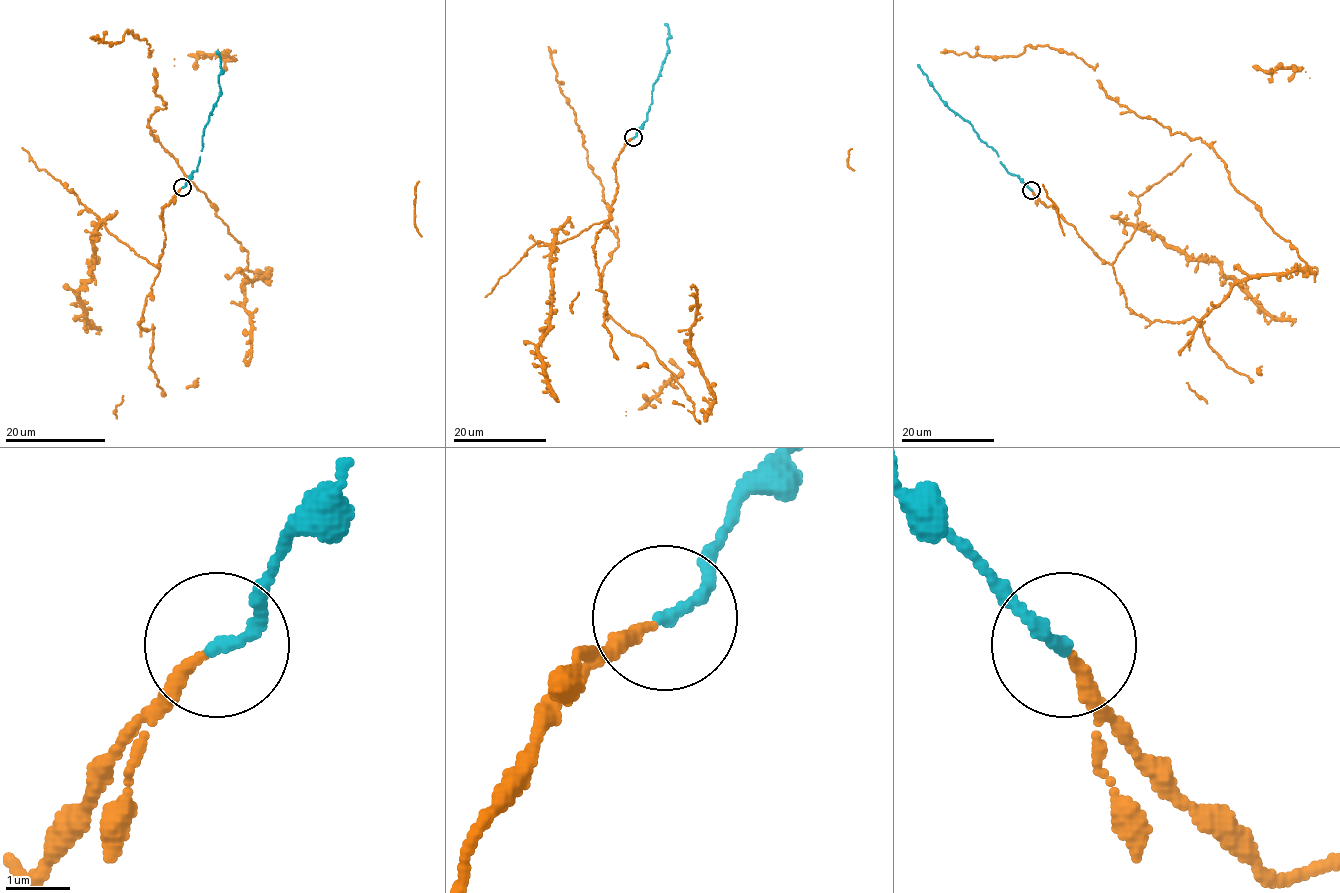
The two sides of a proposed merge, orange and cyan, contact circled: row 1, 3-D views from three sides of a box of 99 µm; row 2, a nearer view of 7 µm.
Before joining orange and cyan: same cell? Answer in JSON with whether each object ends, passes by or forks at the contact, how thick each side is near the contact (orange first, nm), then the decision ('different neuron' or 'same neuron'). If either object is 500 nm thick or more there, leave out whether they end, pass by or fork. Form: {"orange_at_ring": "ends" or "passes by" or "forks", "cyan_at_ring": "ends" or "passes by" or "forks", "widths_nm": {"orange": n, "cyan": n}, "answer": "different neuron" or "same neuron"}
{"orange_at_ring": "ends", "cyan_at_ring": "ends", "widths_nm": {"orange": 200, "cyan": 190}, "answer": "same neuron"}

